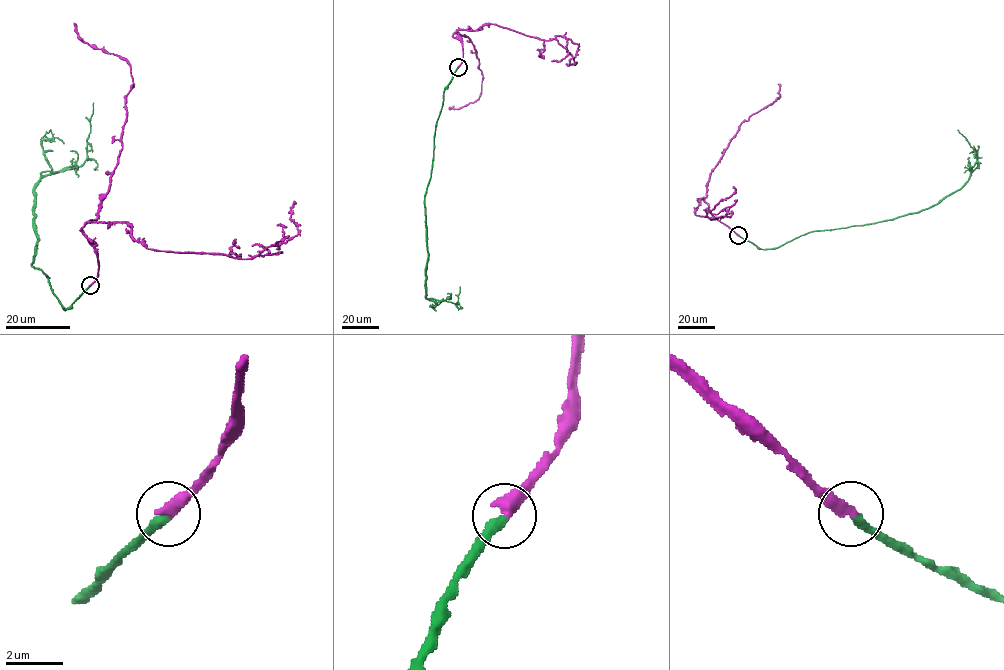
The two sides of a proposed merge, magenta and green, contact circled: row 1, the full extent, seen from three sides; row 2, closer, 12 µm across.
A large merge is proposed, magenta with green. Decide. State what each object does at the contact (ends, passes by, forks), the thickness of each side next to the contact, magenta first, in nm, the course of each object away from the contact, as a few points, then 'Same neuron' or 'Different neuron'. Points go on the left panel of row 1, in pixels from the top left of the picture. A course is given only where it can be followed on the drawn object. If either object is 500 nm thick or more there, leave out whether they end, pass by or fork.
At the ring magenta ends. At the ring green ends. Thickness 460 nm (magenta) against 340 nm. Course of magenta: (90, 285), (98, 261), (81, 230), (88, 222), (125, 222), (148, 248), (252, 259), (298, 234), (295, 200). Course of green: (90, 286), (65, 309), (31, 265), (34, 191), (87, 156), (93, 103). Same neuron

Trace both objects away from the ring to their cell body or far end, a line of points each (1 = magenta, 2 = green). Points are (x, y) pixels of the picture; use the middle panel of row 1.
1: (458, 67), (462, 42), (453, 35), (492, 24), (545, 40), (568, 38), (578, 45), (576, 62)
2: (458, 67), (444, 93), (424, 197), (425, 296), (456, 305), (460, 286)

